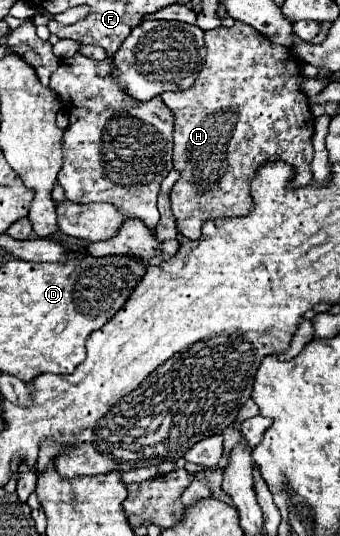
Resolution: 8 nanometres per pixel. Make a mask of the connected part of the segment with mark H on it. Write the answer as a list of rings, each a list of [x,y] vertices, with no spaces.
[[[236,21],[232,27],[218,27],[212,31],[204,33],[204,43],[208,49],[204,67],[196,79],[196,83],[190,89],[184,91],[174,91],[174,93],[162,93],[162,101],[166,103],[166,107],[174,113],[176,125],[174,125],[174,169],[180,171],[180,179],[176,181],[176,185],[170,191],[170,199],[172,199],[172,211],[178,223],[178,231],[186,237],[186,239],[198,239],[202,235],[202,225],[208,219],[220,219],[224,215],[232,215],[232,217],[240,217],[246,215],[252,209],[252,201],[250,201],[250,181],[254,179],[256,171],[272,157],[276,155],[278,159],[290,163],[292,167],[296,167],[296,177],[294,177],[294,185],[308,185],[312,181],[312,171],[310,171],[310,163],[312,163],[312,133],[314,133],[314,115],[310,111],[308,105],[308,97],[302,91],[302,81],[304,75],[300,71],[300,63],[294,55],[294,51],[290,47],[282,47],[272,43],[270,39],[266,39],[262,33],[254,31],[254,27]]]

